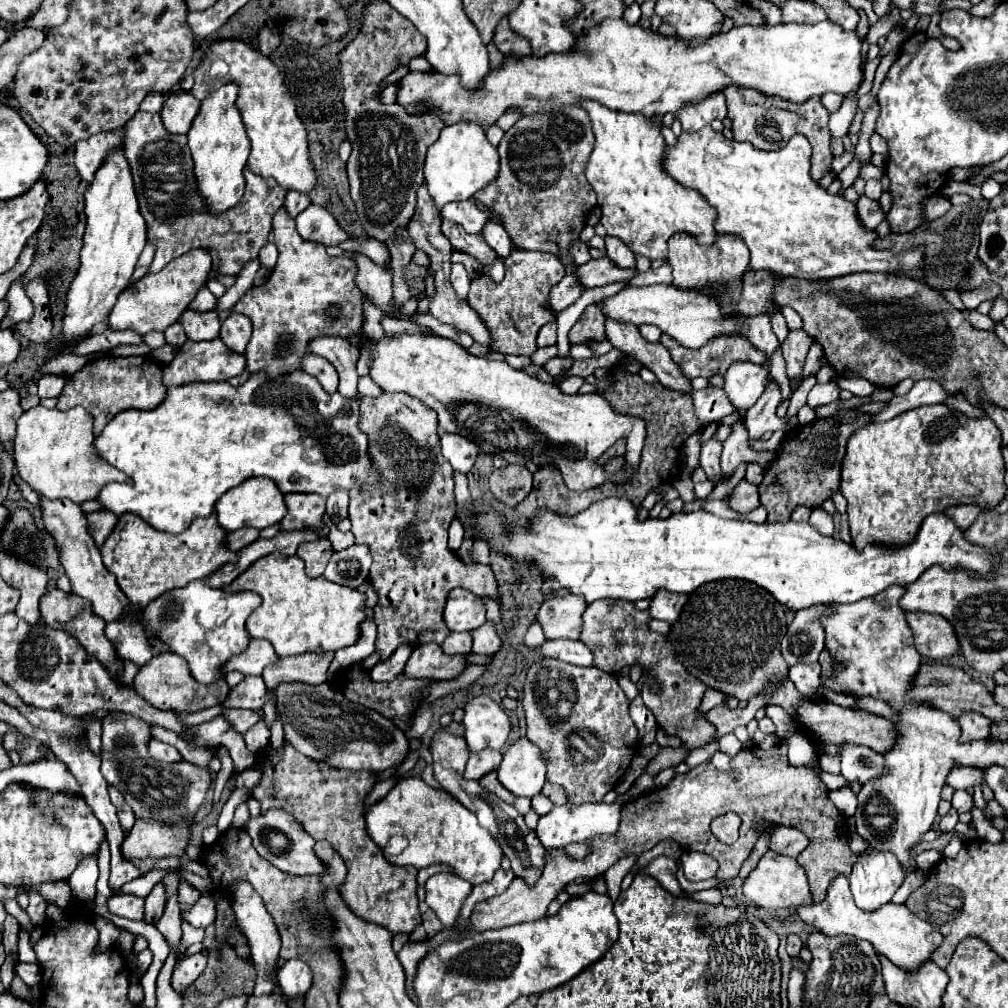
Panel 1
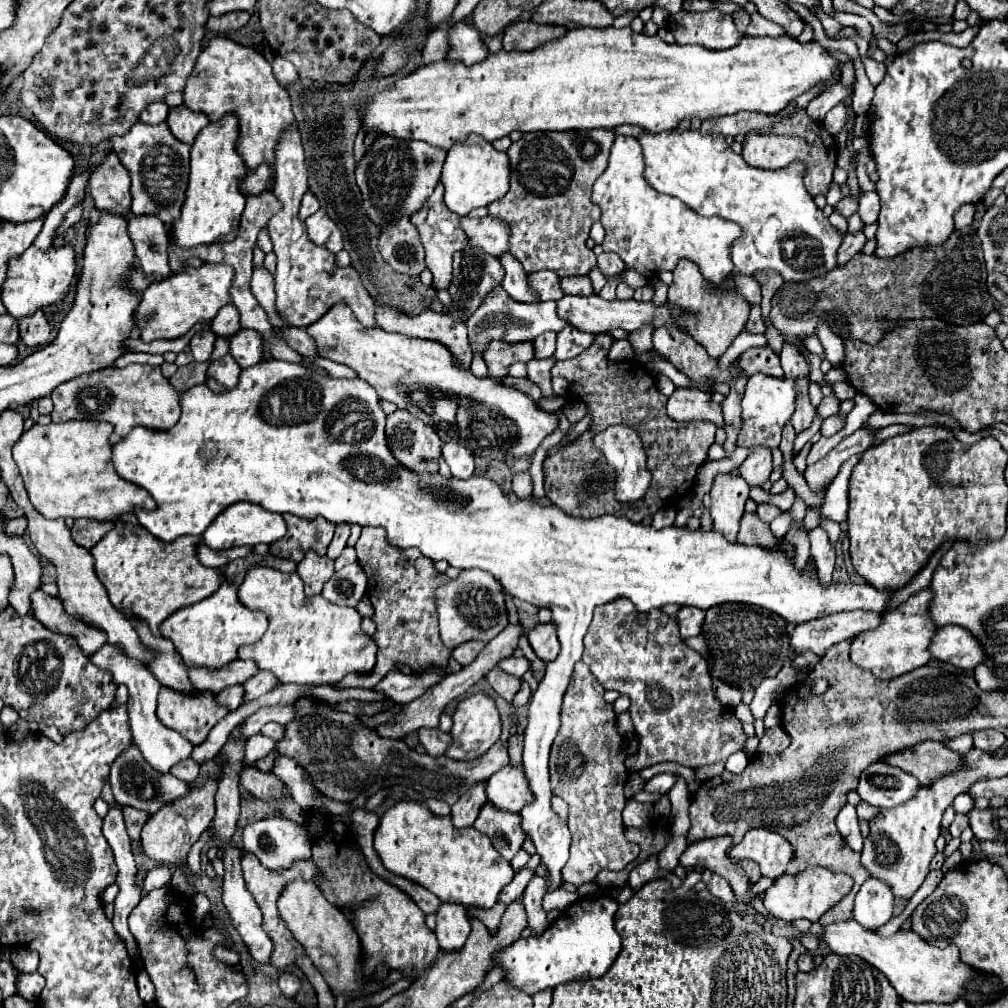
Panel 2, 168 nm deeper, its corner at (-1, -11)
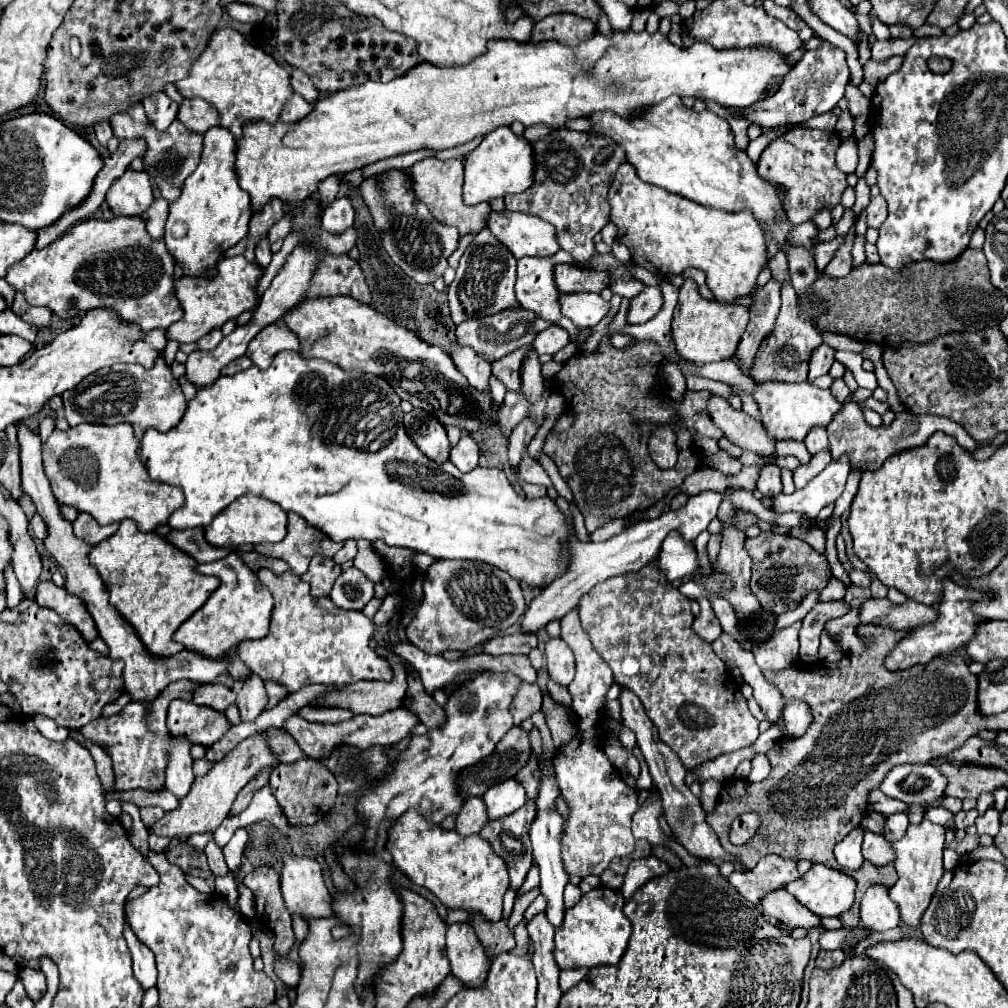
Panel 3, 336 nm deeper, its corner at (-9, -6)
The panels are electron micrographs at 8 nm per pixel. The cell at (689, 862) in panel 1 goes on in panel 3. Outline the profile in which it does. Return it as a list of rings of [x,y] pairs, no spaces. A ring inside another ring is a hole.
[[[764,855],[758,864],[748,871],[734,871],[727,877],[728,883],[750,903],[758,903],[764,893],[784,887],[798,879],[796,863],[782,859],[780,855]]]

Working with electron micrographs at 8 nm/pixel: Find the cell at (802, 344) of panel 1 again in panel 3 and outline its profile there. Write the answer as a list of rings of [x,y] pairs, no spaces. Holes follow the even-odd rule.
[[[814,427],[814,431],[810,431],[810,435],[806,435],[804,445],[808,447],[808,451],[814,455],[822,449],[828,449],[828,439],[826,439],[826,429],[824,427]]]

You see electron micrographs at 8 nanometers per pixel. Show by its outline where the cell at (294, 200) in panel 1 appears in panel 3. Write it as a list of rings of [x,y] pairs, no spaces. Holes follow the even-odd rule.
[[[330,175],[328,179],[324,179],[318,185],[318,195],[320,195],[322,205],[330,205],[336,199],[336,193],[338,193],[338,177],[336,175]]]

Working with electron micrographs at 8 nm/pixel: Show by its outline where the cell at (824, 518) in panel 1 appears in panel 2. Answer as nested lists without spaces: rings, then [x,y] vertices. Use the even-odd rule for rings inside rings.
[[[814,528],[810,530],[810,542],[812,542],[812,556],[816,558],[816,566],[818,566],[818,578],[822,584],[830,586],[832,584],[832,572],[834,572],[834,548],[828,542],[826,530],[824,528]]]

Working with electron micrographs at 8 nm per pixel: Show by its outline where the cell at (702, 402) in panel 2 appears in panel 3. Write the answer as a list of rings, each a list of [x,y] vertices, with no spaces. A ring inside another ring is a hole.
[[[710,393],[710,403],[706,405],[710,411],[710,419],[714,425],[724,431],[724,435],[738,447],[774,457],[774,439],[770,439],[760,421],[744,413],[742,409],[734,409],[720,395]]]

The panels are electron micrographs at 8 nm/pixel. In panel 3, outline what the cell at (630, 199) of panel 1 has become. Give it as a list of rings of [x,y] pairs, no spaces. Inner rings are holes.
[[[624,161],[622,167],[618,167],[608,191],[608,201],[612,207],[610,219],[618,227],[618,241],[632,251],[632,263],[646,267],[650,269],[650,273],[662,277],[680,275],[686,267],[698,267],[706,273],[706,283],[718,301],[734,301],[736,297],[750,293],[758,273],[766,265],[764,233],[748,209],[728,213],[720,209],[702,207],[686,197],[668,193],[658,185],[644,183],[628,161]]]

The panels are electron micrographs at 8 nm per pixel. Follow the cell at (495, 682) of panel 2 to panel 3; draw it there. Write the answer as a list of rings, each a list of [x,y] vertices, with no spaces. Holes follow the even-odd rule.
[[[522,681],[516,695],[514,695],[514,703],[510,705],[510,713],[514,717],[514,723],[522,723],[524,719],[528,719],[534,711],[538,711],[542,705],[542,691],[538,689],[536,683],[526,683]]]

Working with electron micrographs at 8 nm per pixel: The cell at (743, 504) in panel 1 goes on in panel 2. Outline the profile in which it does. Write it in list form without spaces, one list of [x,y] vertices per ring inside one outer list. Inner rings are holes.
[[[744,514],[740,522],[740,532],[738,532],[738,542],[740,544],[758,544],[764,548],[776,548],[780,542],[778,538],[770,532],[770,526],[758,520],[756,514]]]

